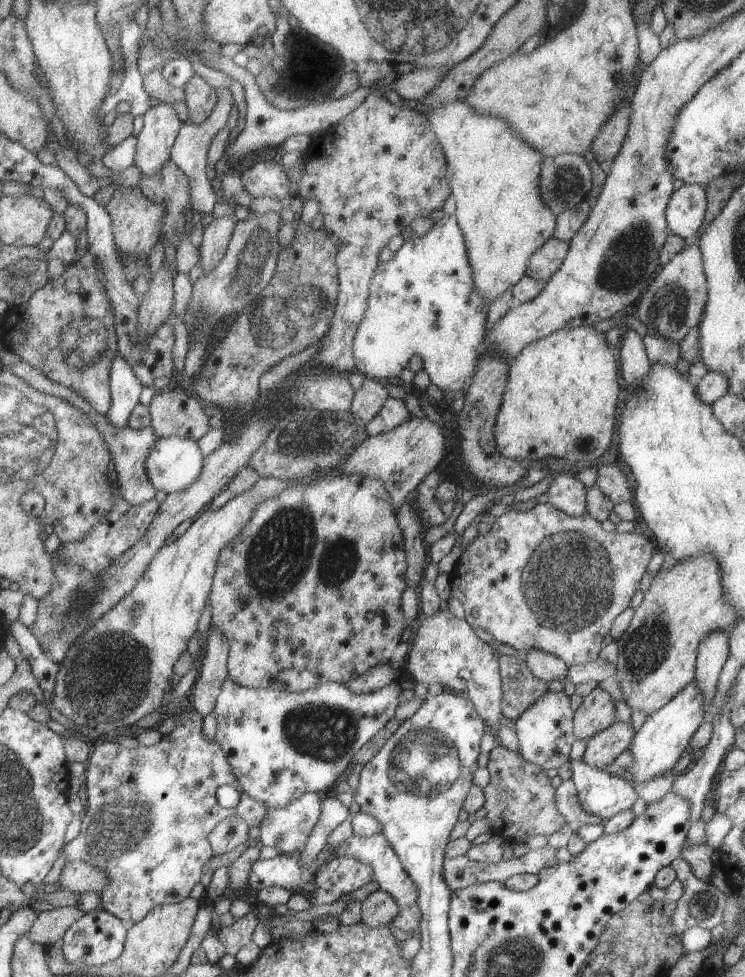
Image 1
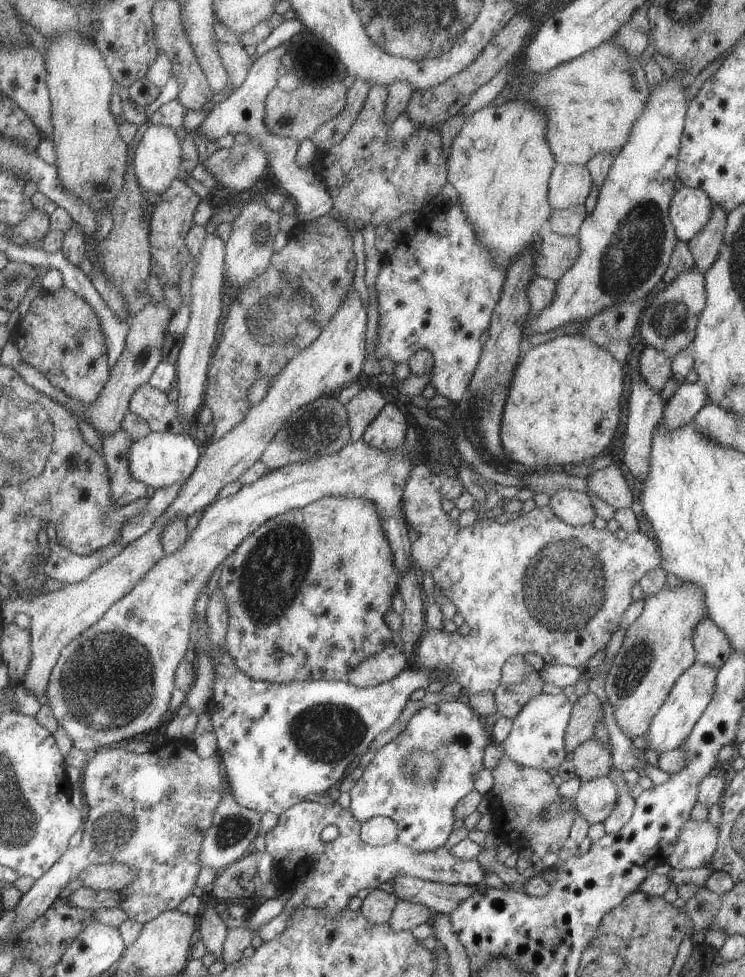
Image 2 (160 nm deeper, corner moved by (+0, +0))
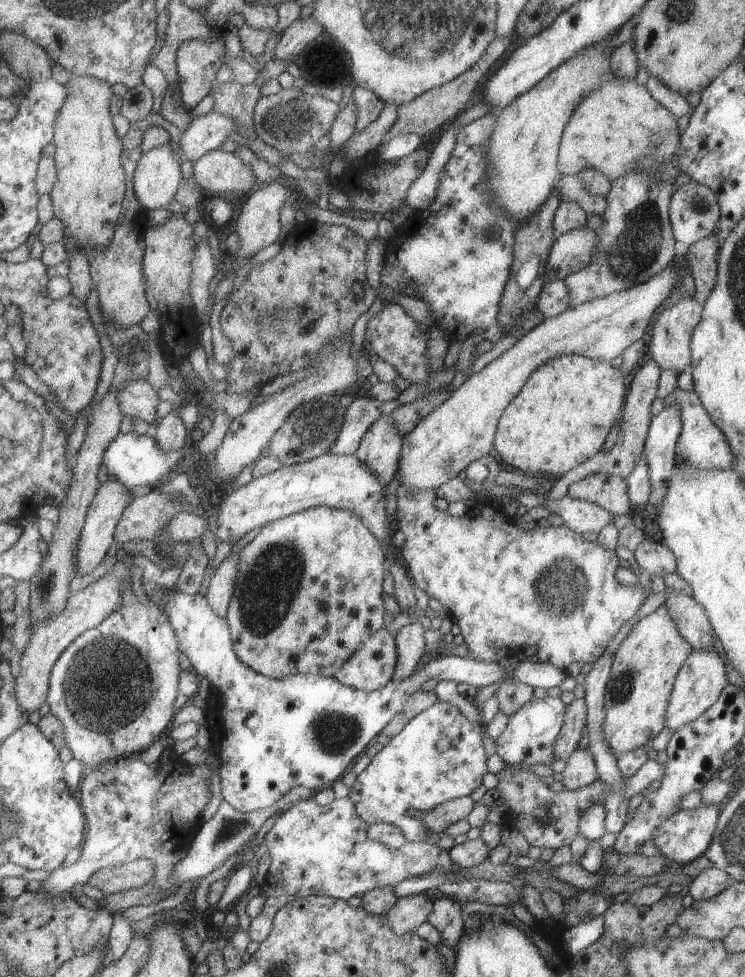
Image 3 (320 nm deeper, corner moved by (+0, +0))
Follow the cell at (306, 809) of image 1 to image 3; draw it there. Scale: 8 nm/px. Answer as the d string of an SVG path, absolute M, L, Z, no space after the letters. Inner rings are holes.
M312 795L305 800L299 800L285 813L282 813L263 840L268 847L272 861L269 873L261 886L265 898L264 908L250 923L249 937L251 940L258 944L266 941L274 926L275 914L296 898L324 895L347 901L350 896L364 894L375 888L395 887L405 878L422 876L425 872L438 868L438 865L446 869L453 865L448 851L439 849L436 843L407 841L400 848L393 849L384 843L372 840L368 836L368 827L368 824L357 813L355 803L349 796L335 798L330 804L322 806L315 801Z

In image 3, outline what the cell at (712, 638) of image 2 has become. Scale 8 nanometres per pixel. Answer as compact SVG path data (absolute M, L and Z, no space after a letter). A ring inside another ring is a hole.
M670 590L658 599L665 605L678 632L693 649L712 649L715 632L705 610L686 592Z

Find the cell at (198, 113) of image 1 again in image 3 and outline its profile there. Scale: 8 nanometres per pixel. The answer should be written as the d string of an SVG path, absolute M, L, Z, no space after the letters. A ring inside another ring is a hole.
M213 32L206 40L185 40L176 51L178 88L180 88L180 100L184 108L191 112L193 108L212 90L212 82L216 80L216 72L224 64L224 40L218 32Z

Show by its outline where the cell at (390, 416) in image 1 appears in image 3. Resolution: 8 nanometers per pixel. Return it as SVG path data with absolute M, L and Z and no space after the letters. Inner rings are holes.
M382 416L361 438L356 458L367 466L384 485L396 476L403 436L389 416Z

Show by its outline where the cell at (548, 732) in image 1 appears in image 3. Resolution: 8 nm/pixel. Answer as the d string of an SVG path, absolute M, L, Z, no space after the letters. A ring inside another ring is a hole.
M560 697L532 699L518 712L511 714L504 732L495 738L496 754L506 764L547 764L554 762L553 742L557 739L560 729L564 724L566 705Z

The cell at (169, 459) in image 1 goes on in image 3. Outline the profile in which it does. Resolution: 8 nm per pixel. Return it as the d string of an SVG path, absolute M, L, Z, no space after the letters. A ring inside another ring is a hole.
M118 433L104 451L103 465L110 477L114 477L127 489L131 489L134 486L152 486L168 480L171 470L175 469L182 459L182 449L168 453L159 446L153 437L136 433Z

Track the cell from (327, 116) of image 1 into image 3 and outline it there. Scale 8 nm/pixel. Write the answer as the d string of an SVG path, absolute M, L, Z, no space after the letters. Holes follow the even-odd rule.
M220 149L202 156L193 164L193 181L205 195L250 194L259 185L249 168L232 153Z

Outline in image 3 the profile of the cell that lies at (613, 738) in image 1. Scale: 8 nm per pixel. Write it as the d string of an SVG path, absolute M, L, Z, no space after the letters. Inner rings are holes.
M576 749L568 757L562 772L562 784L567 791L575 791L599 779L593 754L588 749Z

